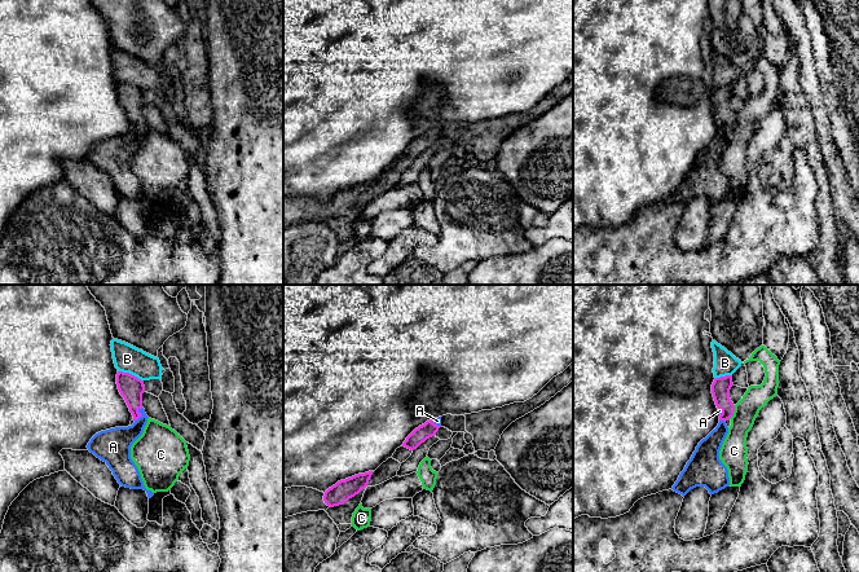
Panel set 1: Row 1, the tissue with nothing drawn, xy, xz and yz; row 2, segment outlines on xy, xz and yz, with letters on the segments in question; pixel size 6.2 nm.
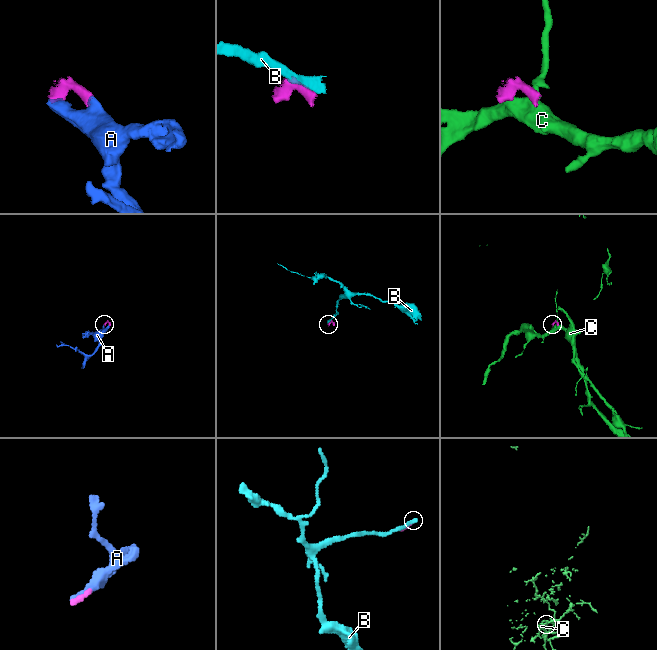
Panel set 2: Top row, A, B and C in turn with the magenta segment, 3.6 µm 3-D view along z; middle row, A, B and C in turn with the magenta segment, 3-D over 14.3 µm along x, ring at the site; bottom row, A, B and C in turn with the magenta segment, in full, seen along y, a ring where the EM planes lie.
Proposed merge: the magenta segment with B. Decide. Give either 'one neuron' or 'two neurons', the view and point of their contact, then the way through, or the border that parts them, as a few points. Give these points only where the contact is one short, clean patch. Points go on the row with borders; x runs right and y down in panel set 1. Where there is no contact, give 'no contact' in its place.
two neurons | xy (131, 374)

